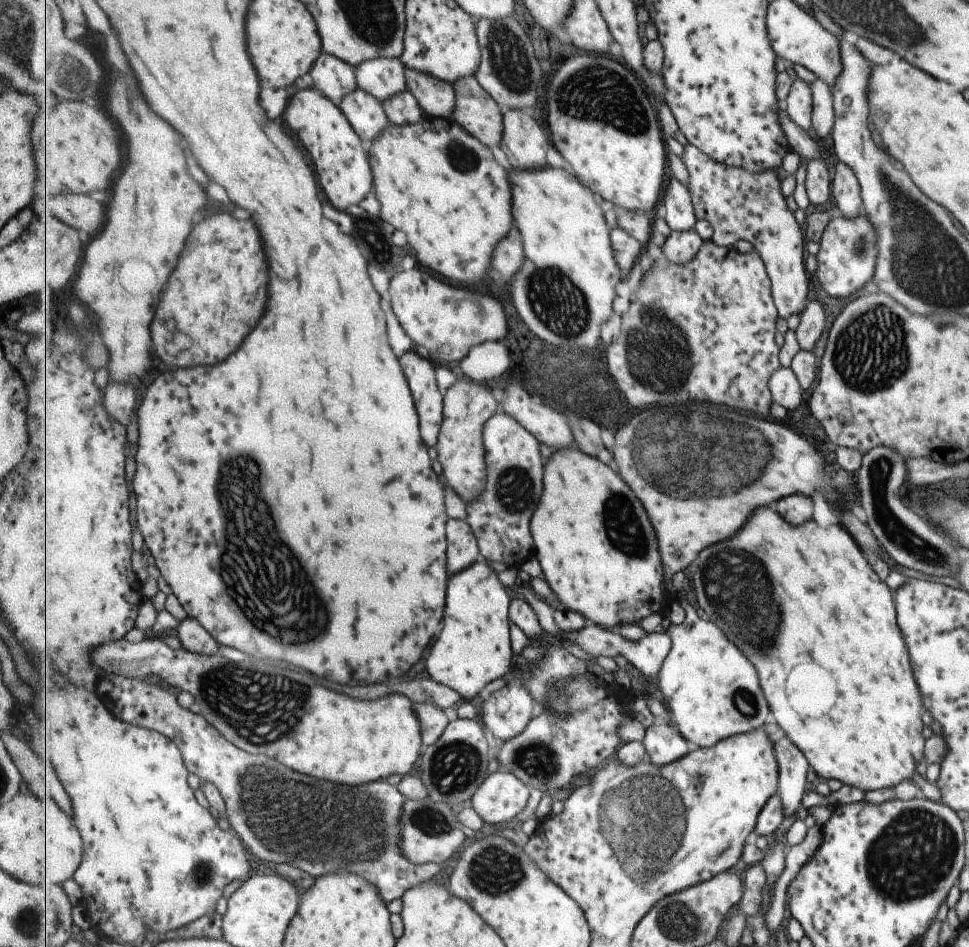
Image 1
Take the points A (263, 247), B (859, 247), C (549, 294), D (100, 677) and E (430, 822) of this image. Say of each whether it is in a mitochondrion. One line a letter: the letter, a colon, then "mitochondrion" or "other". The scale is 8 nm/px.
A: other
B: mitochondrion
C: mitochondrion
D: other
E: mitochondrion

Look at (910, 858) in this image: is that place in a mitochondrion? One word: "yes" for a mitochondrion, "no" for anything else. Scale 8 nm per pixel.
yes

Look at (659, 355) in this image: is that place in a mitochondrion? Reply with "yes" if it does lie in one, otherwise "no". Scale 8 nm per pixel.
yes

